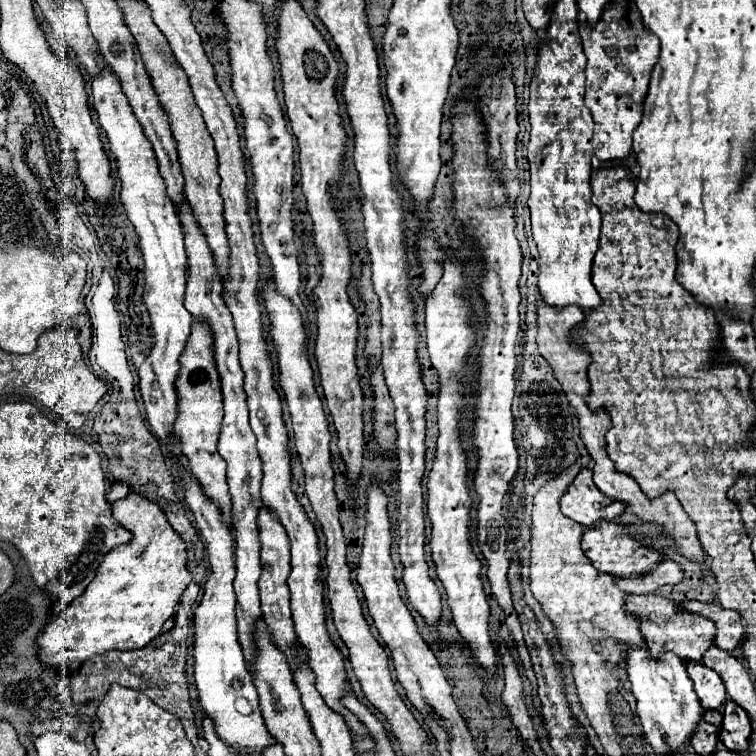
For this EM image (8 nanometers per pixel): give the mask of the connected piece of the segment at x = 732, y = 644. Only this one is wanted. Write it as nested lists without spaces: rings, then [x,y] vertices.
[[[684,601],[682,609],[690,611],[690,613],[698,613],[702,617],[710,617],[716,625],[714,643],[716,643],[716,647],[720,647],[724,651],[736,649],[744,637],[742,617],[736,611],[722,609],[720,605],[714,605],[714,603],[700,603],[700,601]]]

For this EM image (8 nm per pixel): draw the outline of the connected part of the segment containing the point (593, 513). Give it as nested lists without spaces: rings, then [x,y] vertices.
[[[584,467],[574,483],[560,499],[562,513],[584,527],[594,527],[596,521],[616,519],[626,511],[624,503],[608,499],[592,481],[592,469]]]

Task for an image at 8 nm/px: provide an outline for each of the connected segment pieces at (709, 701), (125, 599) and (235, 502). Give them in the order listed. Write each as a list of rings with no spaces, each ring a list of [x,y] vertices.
[[[688,663],[686,671],[694,683],[694,691],[706,711],[714,711],[724,707],[724,701],[728,701],[728,695],[724,691],[722,679],[714,673],[708,671],[702,663]]]
[[[130,493],[126,499],[116,501],[114,505],[114,519],[124,525],[124,529],[132,531],[132,541],[128,545],[120,545],[106,553],[102,559],[92,583],[86,587],[86,591],[74,599],[70,605],[62,605],[58,615],[53,615],[44,625],[42,633],[38,635],[38,659],[46,667],[54,669],[72,669],[74,665],[80,667],[84,661],[88,661],[92,655],[102,655],[112,649],[120,651],[132,651],[146,647],[154,637],[162,633],[162,625],[166,619],[174,613],[174,607],[182,595],[182,591],[192,581],[188,569],[186,569],[186,545],[180,539],[180,535],[170,527],[166,521],[162,509],[142,497],[140,493]]]
[[[184,207],[180,211],[180,221],[184,229],[184,243],[188,253],[188,287],[186,287],[186,299],[184,307],[200,321],[206,323],[212,331],[214,339],[214,361],[222,383],[222,397],[224,397],[224,421],[222,431],[218,439],[218,453],[228,463],[228,487],[232,495],[232,525],[234,525],[234,537],[236,537],[236,579],[234,579],[234,591],[236,591],[236,617],[238,617],[238,639],[244,649],[244,657],[250,663],[254,653],[254,623],[262,615],[260,611],[260,597],[258,597],[258,577],[260,577],[260,541],[258,541],[258,525],[256,525],[256,513],[262,505],[260,499],[260,481],[262,481],[262,461],[256,451],[256,437],[248,425],[248,407],[246,407],[246,393],[242,389],[244,373],[240,369],[238,361],[238,339],[234,331],[232,315],[222,299],[222,281],[214,265],[212,251],[192,217],[190,207]]]

